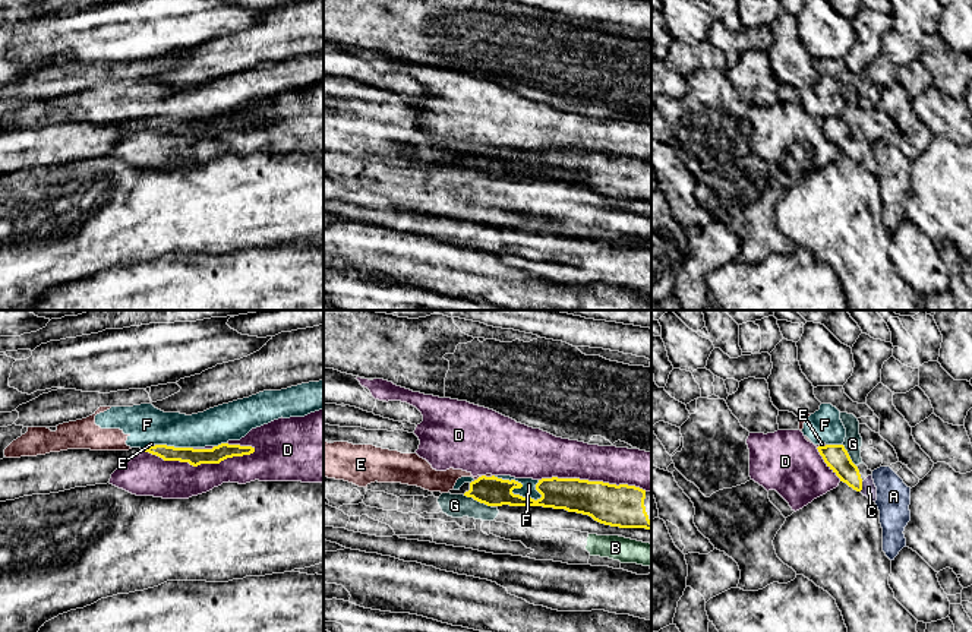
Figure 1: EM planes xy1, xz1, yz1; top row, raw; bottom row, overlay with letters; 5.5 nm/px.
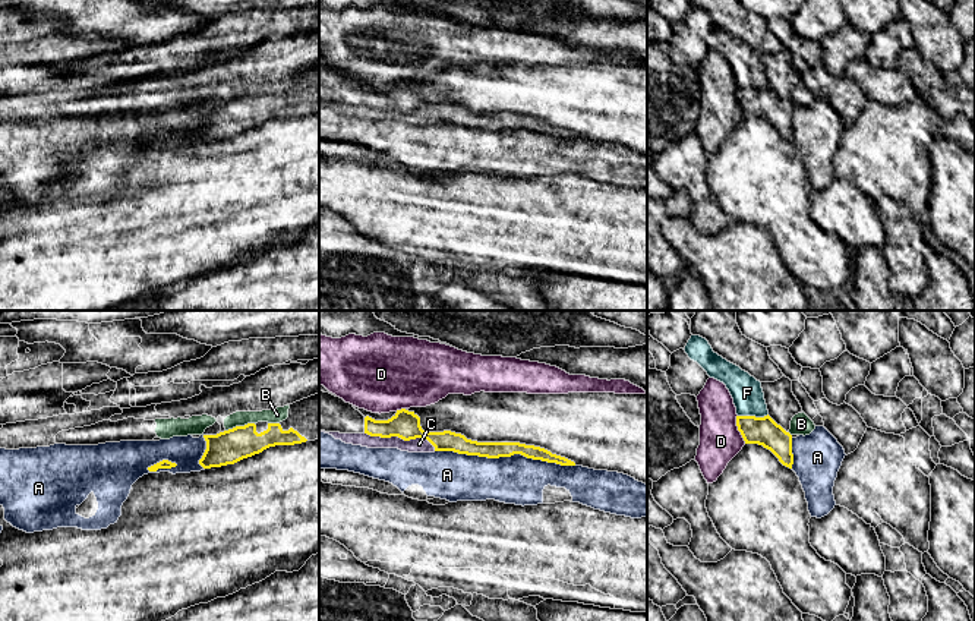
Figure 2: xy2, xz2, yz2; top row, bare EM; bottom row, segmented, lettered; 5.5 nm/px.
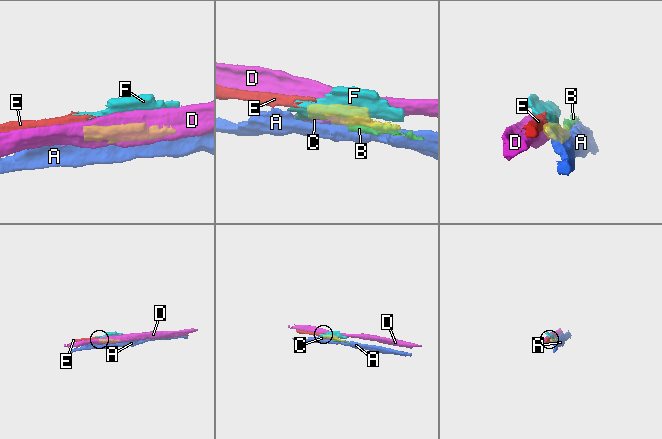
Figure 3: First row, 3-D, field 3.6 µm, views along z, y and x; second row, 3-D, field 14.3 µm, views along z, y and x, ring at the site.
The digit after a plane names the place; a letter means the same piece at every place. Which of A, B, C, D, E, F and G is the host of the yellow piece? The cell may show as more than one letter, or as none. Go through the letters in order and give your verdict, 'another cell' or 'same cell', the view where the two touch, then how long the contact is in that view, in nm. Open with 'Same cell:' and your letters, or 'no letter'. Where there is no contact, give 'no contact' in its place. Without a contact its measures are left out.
Same cell: no letter
A: another cell | xz2 | 750 nm
B: another cell | xy2 | 170 nm
C: another cell | xz2 | 420 nm
D: another cell | xy1 | 600 nm
E: another cell | xz1 | 50 nm
F: another cell | xz1 | 300 nm
G: another cell | xz1 | 170 nm

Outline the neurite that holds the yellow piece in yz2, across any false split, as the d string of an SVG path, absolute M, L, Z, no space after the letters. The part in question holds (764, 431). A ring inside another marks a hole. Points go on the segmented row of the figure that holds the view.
M769 414L764 417L736 416L736 426L745 444L758 444L770 450L779 461L792 469L792 435Z

